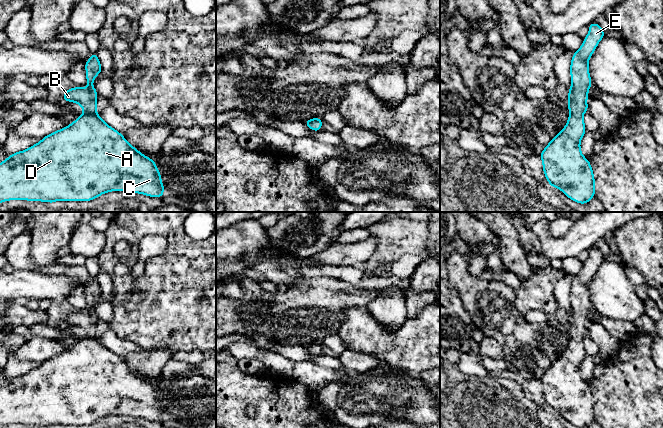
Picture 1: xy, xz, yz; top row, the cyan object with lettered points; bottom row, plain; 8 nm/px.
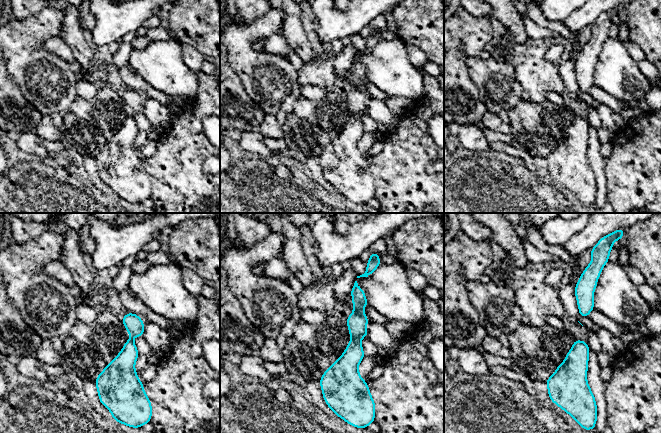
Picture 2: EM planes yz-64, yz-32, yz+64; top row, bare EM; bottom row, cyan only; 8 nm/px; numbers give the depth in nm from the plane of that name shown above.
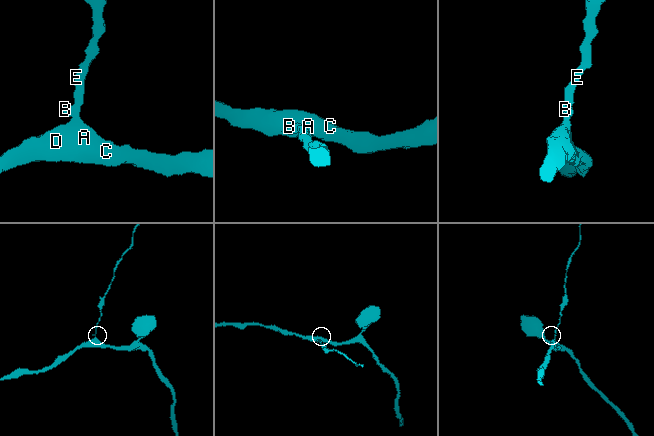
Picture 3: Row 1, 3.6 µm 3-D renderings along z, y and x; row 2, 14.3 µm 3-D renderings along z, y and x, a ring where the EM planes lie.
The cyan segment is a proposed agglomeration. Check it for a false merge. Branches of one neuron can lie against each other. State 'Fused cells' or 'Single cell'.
Single cell

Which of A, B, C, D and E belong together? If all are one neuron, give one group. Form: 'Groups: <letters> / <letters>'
Groups: A B C D E

